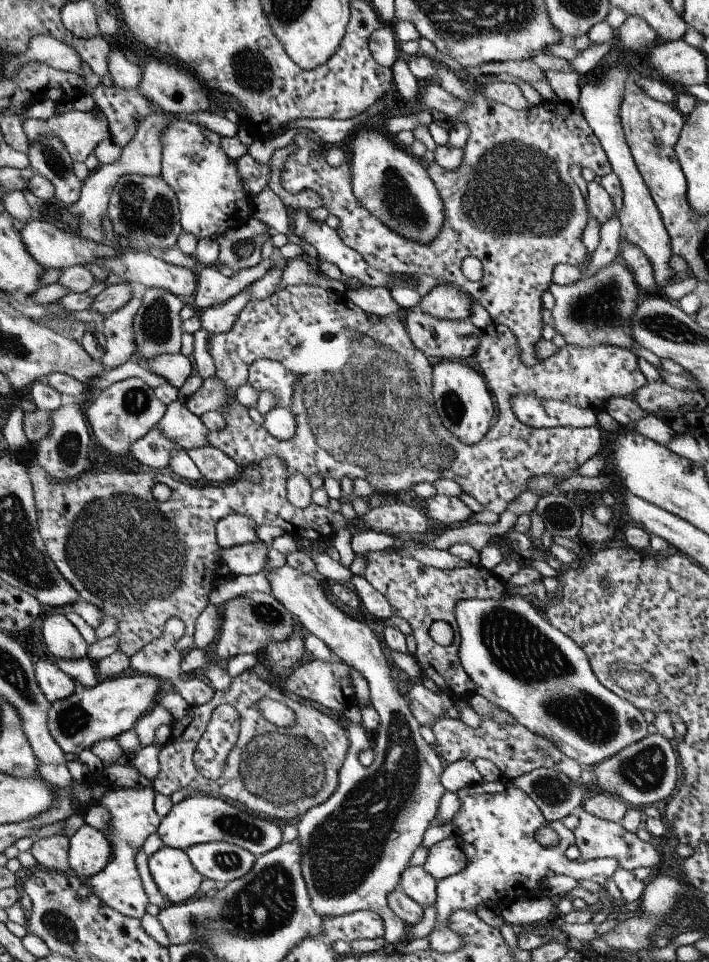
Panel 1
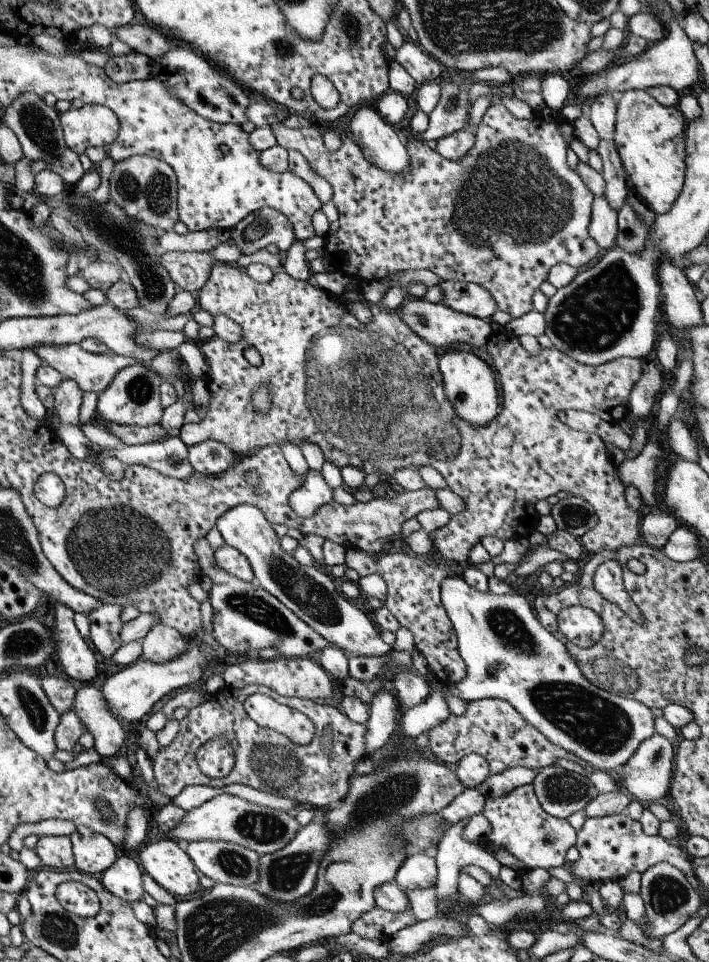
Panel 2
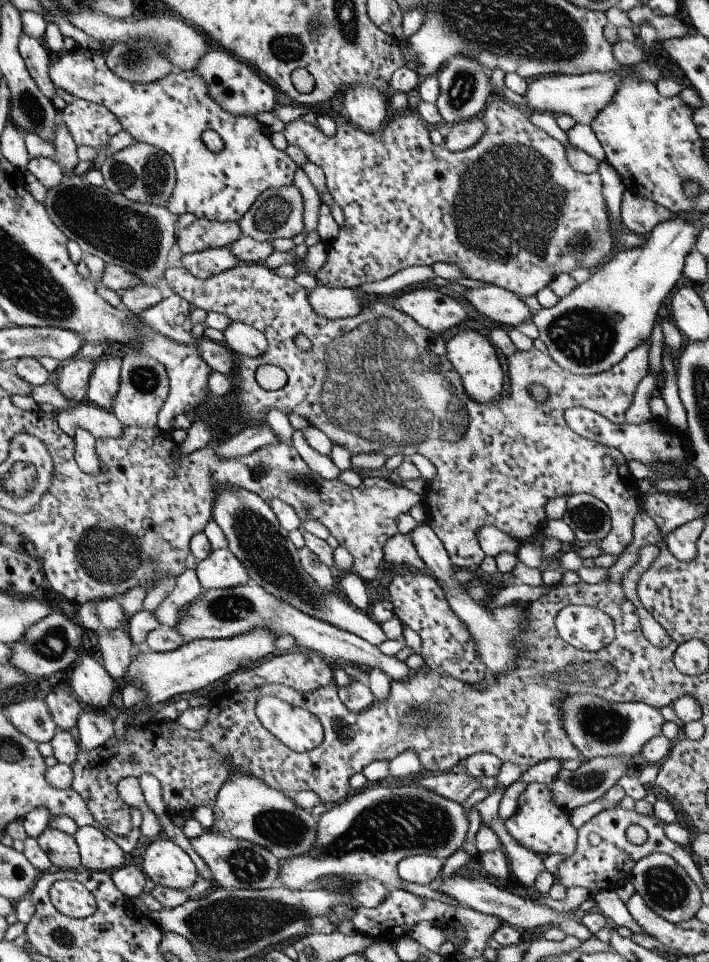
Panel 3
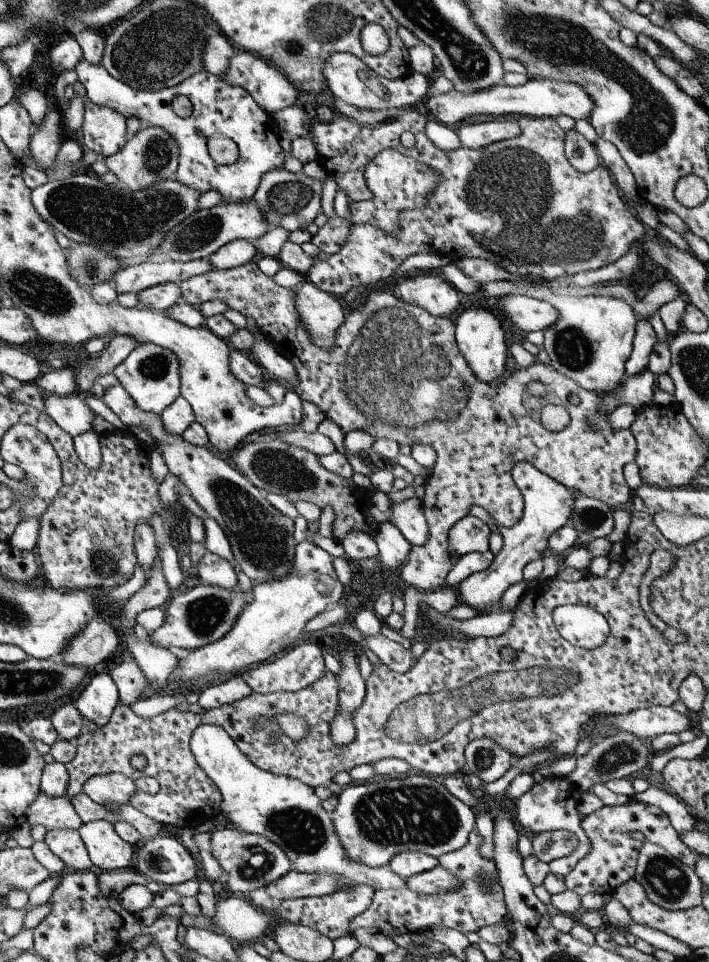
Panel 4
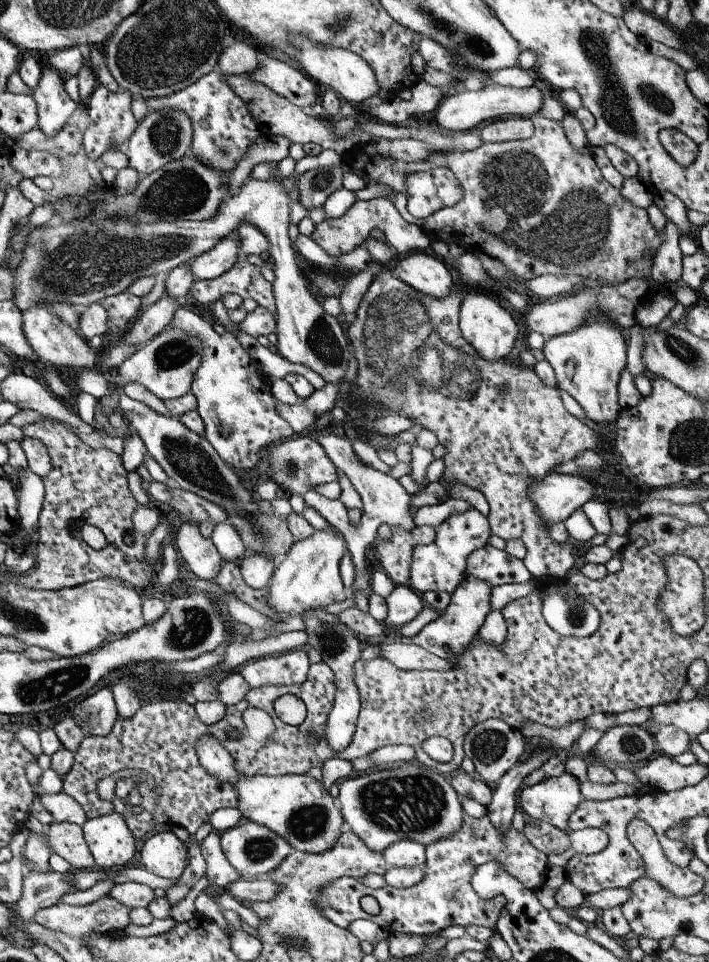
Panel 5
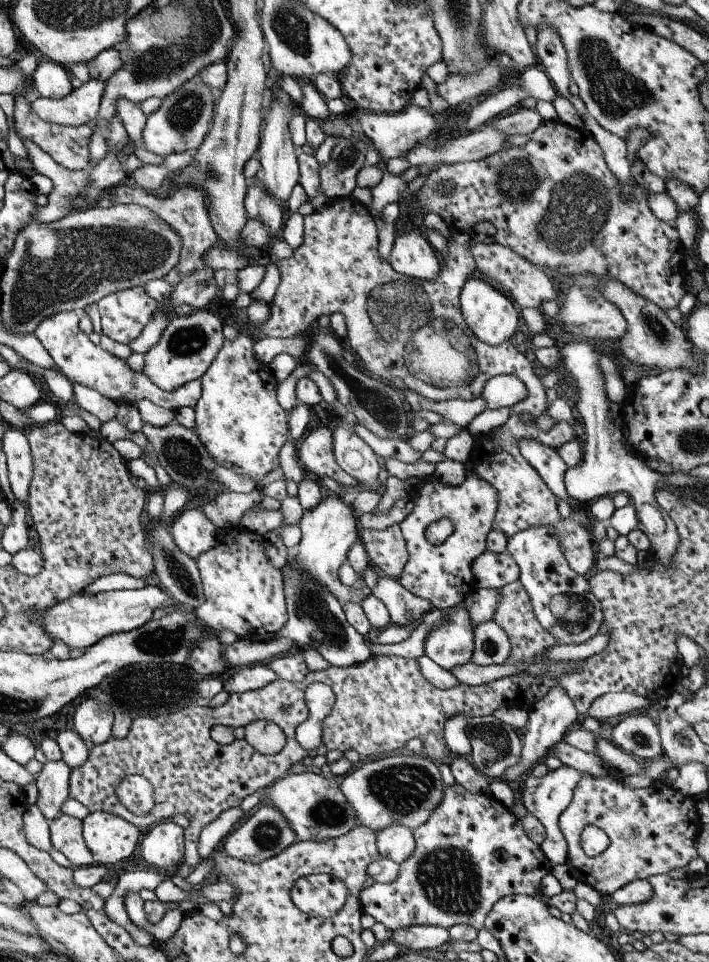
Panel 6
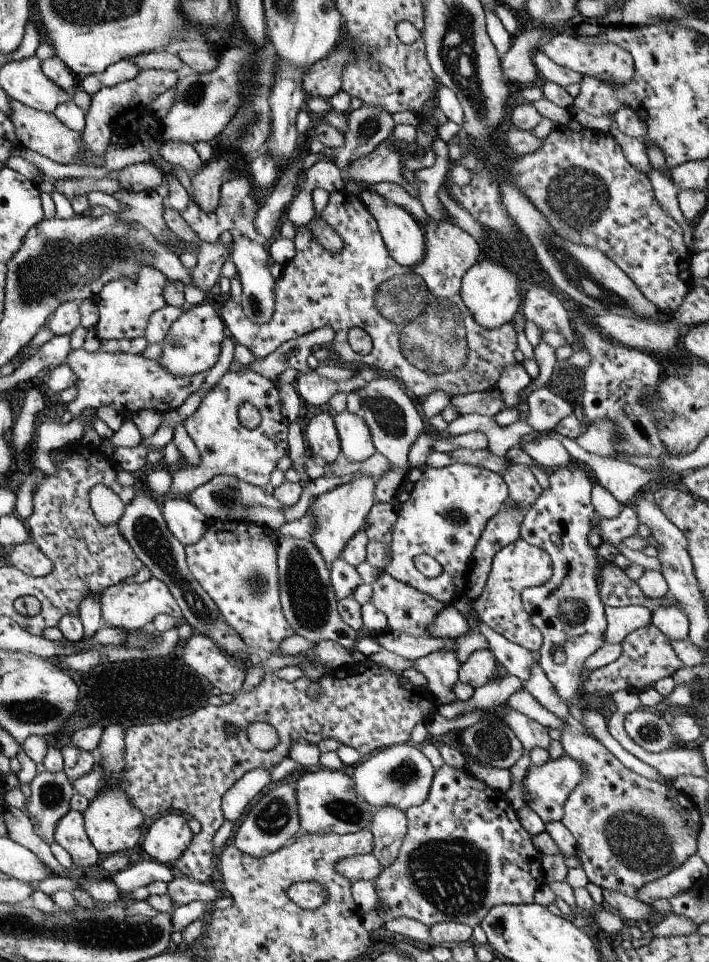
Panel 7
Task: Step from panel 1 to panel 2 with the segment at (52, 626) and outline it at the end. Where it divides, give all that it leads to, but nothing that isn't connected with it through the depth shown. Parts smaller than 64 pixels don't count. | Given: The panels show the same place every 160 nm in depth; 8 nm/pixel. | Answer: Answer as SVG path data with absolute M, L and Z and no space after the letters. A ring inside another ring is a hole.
M54 602L52 635L56 642L56 654L67 676L77 682L91 683L97 676L97 660L94 650L83 642L73 620L74 612Z

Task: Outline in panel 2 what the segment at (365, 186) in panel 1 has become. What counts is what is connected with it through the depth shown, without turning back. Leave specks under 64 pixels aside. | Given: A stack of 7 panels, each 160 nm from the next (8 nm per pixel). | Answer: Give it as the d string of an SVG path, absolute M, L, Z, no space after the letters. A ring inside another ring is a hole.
M361 105L351 116L352 139L363 156L388 173L400 173L410 166L401 132L380 117L374 105Z

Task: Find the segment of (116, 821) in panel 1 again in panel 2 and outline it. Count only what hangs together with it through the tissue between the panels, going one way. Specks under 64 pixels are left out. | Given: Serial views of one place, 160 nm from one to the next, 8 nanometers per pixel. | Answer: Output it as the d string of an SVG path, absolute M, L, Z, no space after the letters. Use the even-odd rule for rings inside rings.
M120 853L115 862L97 877L114 897L130 903L143 896L141 873L140 865Z

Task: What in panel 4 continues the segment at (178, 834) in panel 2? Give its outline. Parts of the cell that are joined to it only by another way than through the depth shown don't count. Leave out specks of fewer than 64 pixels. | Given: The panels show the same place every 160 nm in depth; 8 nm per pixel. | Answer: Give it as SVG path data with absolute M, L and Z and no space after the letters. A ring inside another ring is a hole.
M200 725L193 730L189 740L189 751L195 758L200 771L206 774L208 780L215 784L221 798L218 815L229 820L229 826L241 832L263 836L265 840L273 842L285 854L290 866L298 873L330 873L343 876L351 884L358 884L377 891L379 889L405 889L405 879L394 874L388 866L381 868L367 868L345 858L345 852L333 832L333 824L328 812L321 808L321 800L313 794L313 789L305 786L295 778L279 776L261 771L254 764L250 764L243 753L239 752L231 738L219 727L214 725Z

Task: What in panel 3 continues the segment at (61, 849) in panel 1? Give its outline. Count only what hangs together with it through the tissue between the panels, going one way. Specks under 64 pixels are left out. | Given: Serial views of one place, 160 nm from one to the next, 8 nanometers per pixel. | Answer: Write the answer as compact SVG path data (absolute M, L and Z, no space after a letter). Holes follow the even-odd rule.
M47 826L35 839L52 865L65 870L81 868L78 848L72 835Z

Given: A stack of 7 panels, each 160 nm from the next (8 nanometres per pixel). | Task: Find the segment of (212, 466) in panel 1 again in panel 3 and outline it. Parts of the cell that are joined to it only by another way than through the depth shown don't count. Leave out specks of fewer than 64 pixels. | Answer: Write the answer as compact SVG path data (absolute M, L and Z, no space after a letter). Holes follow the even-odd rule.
M263 422L243 428L236 436L217 446L214 451L220 457L231 458L248 455L262 446L274 445L277 442L278 436Z

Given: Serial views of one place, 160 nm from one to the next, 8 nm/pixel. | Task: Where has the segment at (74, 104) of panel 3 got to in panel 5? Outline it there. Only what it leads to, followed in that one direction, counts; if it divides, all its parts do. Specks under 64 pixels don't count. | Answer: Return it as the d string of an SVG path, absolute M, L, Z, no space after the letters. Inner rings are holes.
M97 84L93 93L88 97L87 102L84 103L87 110L87 118L89 118L87 129L81 136L82 148L85 150L86 158L97 162L97 158L103 152L123 149L138 124L138 121L133 118L130 112L130 101L132 98L127 91L120 90L113 93Z

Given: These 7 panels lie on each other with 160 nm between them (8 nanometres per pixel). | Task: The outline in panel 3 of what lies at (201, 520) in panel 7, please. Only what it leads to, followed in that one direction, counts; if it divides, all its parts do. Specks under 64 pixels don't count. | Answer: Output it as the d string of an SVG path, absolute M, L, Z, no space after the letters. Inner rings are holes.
M215 549L201 560L196 560L194 568L203 591L226 589L249 583L243 565L229 552L229 549Z

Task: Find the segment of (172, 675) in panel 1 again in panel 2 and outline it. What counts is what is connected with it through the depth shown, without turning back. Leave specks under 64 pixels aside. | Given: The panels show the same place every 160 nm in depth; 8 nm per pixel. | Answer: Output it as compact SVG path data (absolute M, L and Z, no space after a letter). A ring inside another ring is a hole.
M163 624L153 625L139 641L142 644L141 657L154 663L164 663L181 654L185 650L187 643L187 640L175 628Z

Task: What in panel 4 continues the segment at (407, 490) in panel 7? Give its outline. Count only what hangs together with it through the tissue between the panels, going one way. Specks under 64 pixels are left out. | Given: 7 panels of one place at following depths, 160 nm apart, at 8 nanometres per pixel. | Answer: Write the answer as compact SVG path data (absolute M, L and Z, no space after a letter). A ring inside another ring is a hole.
M467 514L447 532L447 548L451 556L463 557L471 552L489 551L491 530L485 522Z

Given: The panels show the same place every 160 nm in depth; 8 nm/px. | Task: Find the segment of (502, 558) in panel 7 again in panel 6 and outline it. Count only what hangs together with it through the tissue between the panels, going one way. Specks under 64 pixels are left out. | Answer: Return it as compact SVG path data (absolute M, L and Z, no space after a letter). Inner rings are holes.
M519 579L505 583L496 591L500 594L500 597L495 605L491 620L507 635L510 644L510 653L505 663L530 663L535 659L545 661L542 658L542 652L557 644L555 639L541 628L534 617L528 594Z

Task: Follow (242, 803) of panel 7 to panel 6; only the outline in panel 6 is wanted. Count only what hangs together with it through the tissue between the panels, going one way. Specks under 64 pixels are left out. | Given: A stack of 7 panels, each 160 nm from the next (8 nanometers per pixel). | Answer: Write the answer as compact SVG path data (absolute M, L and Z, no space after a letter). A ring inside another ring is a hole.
M230 806L219 813L214 821L211 821L198 836L197 852L200 860L209 855L215 846L233 830L233 826L243 818L243 811L239 806Z

